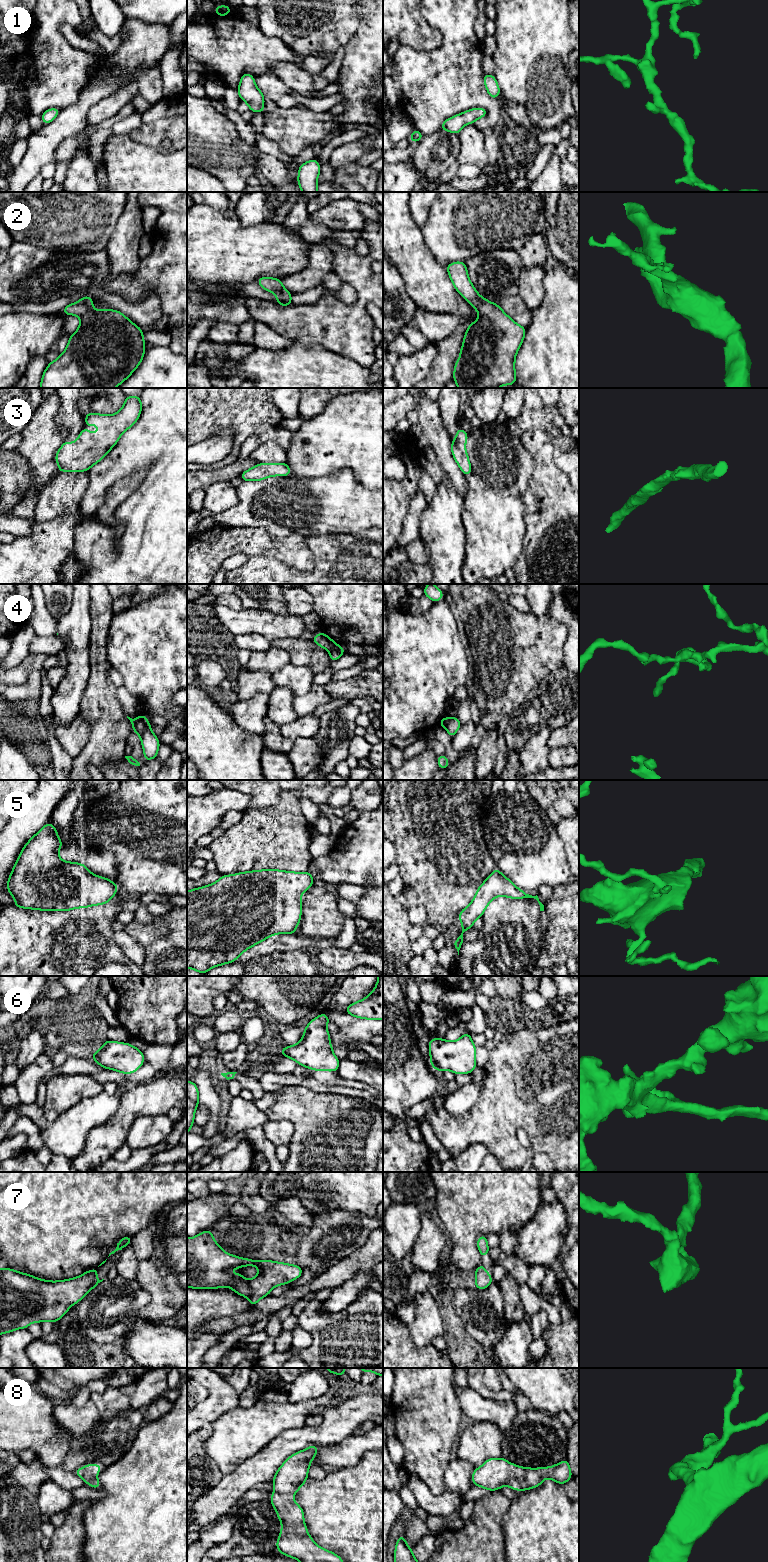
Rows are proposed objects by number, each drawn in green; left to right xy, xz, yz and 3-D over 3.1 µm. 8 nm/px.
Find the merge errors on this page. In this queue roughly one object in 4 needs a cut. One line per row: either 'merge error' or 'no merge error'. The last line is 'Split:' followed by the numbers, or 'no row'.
1: no merge error
2: no merge error
3: no merge error
4: merge error
5: no merge error
6: no merge error
7: no merge error
8: no merge error
Split: 4

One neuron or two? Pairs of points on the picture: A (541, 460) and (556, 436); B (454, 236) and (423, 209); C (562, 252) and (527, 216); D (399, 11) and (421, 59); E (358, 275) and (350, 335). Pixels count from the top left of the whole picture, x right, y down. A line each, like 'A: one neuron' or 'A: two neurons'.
A: two neurons
B: two neurons
C: two neurons
D: two neurons
E: one neuron

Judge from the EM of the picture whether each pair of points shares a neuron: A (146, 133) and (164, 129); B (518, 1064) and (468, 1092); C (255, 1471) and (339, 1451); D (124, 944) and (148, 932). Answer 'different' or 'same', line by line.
A: same
B: different
C: different
D: different

